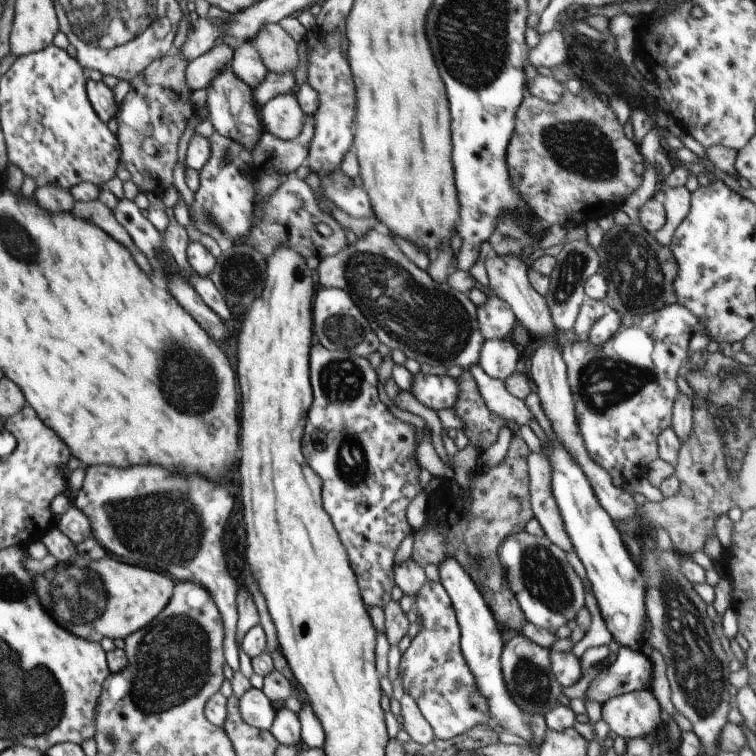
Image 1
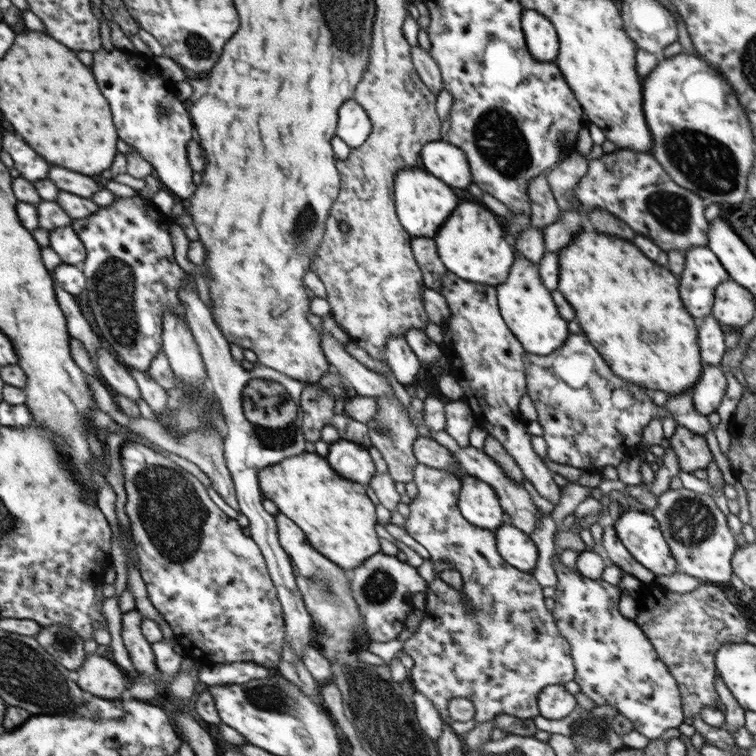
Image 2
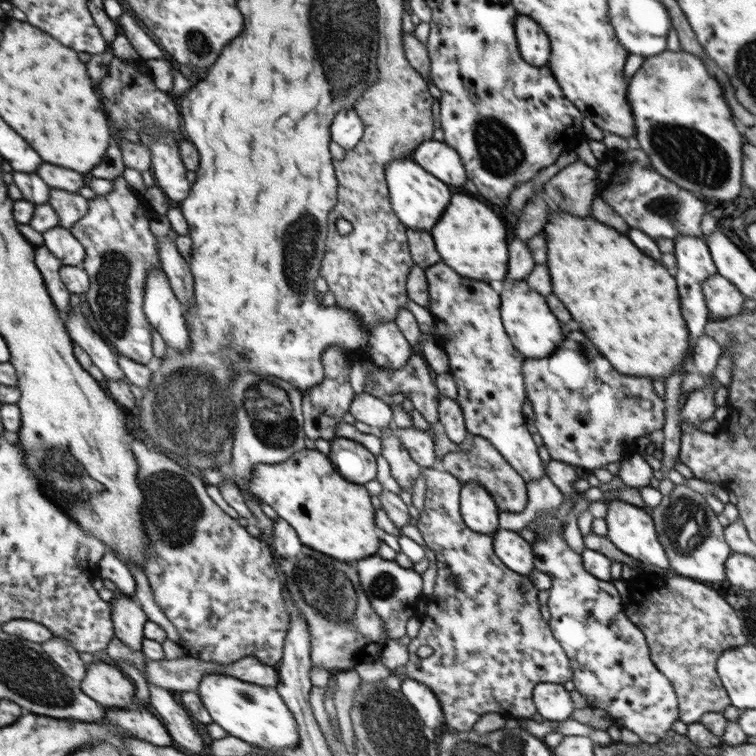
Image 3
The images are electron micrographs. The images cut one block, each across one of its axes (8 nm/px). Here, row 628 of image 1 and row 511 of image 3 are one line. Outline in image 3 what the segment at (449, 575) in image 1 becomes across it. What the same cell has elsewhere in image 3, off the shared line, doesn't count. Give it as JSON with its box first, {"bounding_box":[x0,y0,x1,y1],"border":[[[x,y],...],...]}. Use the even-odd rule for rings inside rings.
{"bounding_box":[459,482,499,536],"border":[[[478,482],[462,484],[459,506],[462,520],[472,531],[493,536],[499,530],[496,502]]]}

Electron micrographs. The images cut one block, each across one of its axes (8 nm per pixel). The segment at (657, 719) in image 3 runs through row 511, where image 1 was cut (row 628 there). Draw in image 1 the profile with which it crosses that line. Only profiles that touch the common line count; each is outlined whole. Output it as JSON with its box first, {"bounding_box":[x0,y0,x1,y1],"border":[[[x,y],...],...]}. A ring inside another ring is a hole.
{"bounding_box":[498,531,585,630],"border":[[[521,531],[503,541],[498,557],[504,568],[505,582],[515,595],[528,623],[558,630],[568,621],[575,620],[585,606],[585,588],[566,558],[567,553],[547,537],[539,538]]]}

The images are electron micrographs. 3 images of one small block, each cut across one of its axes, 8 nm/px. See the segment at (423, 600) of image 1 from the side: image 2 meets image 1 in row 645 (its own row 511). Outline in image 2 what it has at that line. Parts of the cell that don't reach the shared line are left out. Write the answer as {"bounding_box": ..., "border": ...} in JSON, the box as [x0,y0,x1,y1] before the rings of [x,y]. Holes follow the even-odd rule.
{"bounding_box":[403,463,575,736],"border":[[[417,463],[416,468],[414,468],[414,479],[413,482],[417,485],[418,497],[412,499],[409,504],[410,507],[410,517],[406,521],[405,530],[416,540],[421,546],[424,546],[431,555],[430,560],[434,563],[434,572],[442,572],[443,570],[458,570],[460,572],[463,585],[462,590],[456,590],[456,588],[448,585],[440,577],[436,576],[430,584],[427,584],[426,595],[426,608],[425,612],[428,613],[426,618],[420,622],[417,632],[413,634],[412,637],[407,638],[403,641],[403,651],[412,657],[414,666],[409,670],[408,679],[411,681],[412,688],[414,690],[422,691],[422,694],[426,695],[432,704],[438,709],[438,713],[443,718],[443,720],[452,728],[452,730],[459,736],[464,736],[465,733],[472,730],[474,726],[478,723],[483,723],[488,720],[495,718],[498,714],[509,714],[510,716],[515,716],[516,718],[531,718],[540,714],[537,705],[538,693],[542,689],[551,684],[564,685],[565,682],[570,682],[575,677],[575,666],[573,663],[573,658],[571,655],[571,648],[568,644],[568,640],[560,635],[558,628],[556,628],[555,621],[553,620],[553,615],[551,611],[546,608],[544,604],[544,595],[542,594],[543,586],[532,576],[532,573],[525,573],[521,570],[513,568],[508,565],[497,552],[497,547],[495,546],[495,535],[494,532],[485,529],[480,529],[479,527],[473,526],[470,522],[467,522],[459,510],[459,493],[461,490],[461,480],[458,476],[448,472],[448,470],[435,469],[420,463]],[[452,698],[468,698],[472,701],[475,707],[475,714],[471,720],[466,722],[454,721],[448,713],[448,702]]]}

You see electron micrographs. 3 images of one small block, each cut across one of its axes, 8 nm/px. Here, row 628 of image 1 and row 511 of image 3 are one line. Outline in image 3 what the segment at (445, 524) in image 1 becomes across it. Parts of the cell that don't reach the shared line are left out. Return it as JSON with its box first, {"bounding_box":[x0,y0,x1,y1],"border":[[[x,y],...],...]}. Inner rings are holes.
{"bounding_box":[441,436,528,513],"border":[[[474,436],[472,449],[468,451],[449,452],[441,460],[442,470],[449,472],[457,478],[461,484],[466,482],[478,482],[488,490],[492,500],[496,502],[499,513],[524,512],[528,506],[527,487],[524,478],[514,470],[508,461],[485,438]]]}

